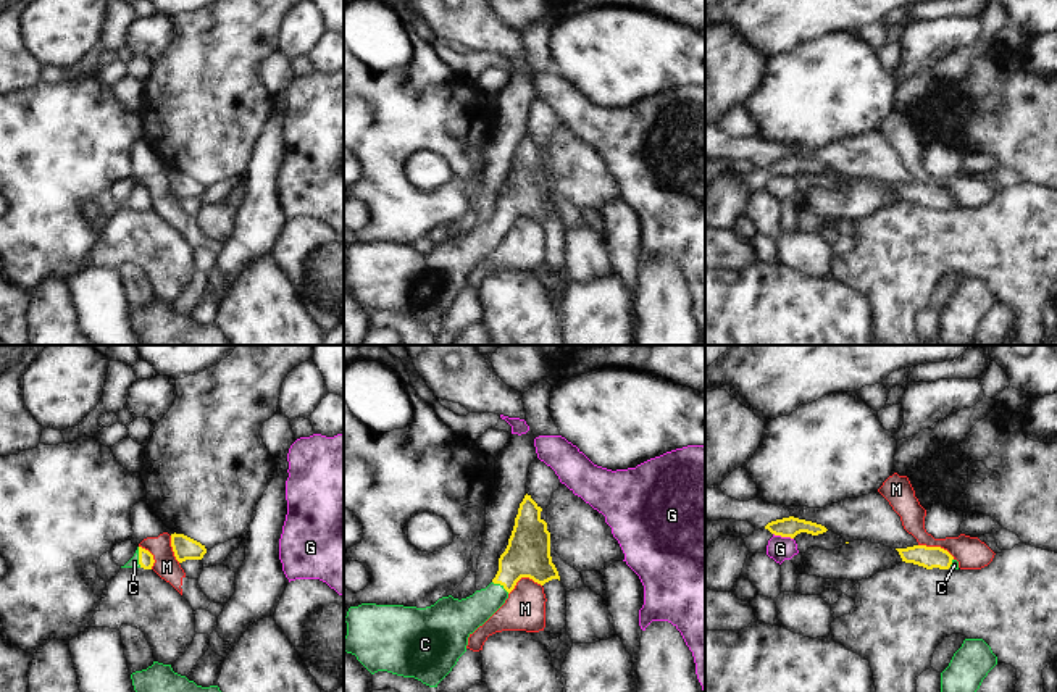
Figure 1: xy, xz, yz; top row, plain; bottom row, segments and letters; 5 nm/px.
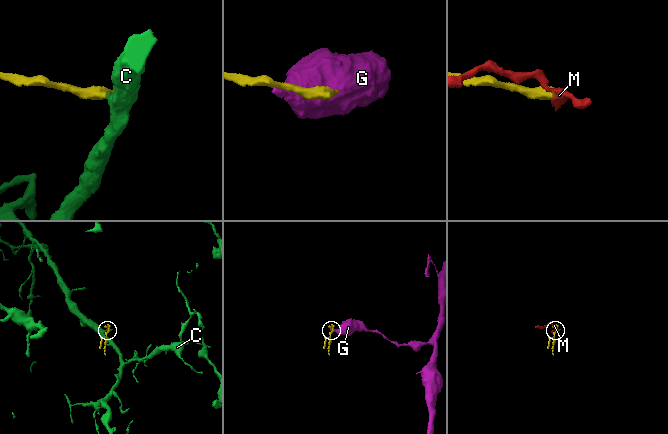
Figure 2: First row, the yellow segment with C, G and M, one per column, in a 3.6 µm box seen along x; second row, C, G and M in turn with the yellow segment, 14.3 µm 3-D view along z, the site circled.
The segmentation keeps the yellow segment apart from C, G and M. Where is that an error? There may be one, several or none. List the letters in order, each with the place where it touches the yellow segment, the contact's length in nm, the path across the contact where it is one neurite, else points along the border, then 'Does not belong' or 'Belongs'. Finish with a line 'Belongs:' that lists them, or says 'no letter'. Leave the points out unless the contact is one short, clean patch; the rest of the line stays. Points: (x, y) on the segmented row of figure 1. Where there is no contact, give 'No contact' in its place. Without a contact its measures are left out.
C: Touches yellow at xy (139, 557). Shared border 110 nm. Path across: xy (146, 558), (139, 557), (134, 562). Belongs
G: Touches yellow at yz (783, 536). Shared border 110 nm. Boundary: yz (773, 533), (793, 539). Does not belong
M: Touches yellow at yz (936, 547). Shared border 200 nm. Boundary: yz (919, 544), (943, 547), (954, 558). Does not belong
Belongs: C

